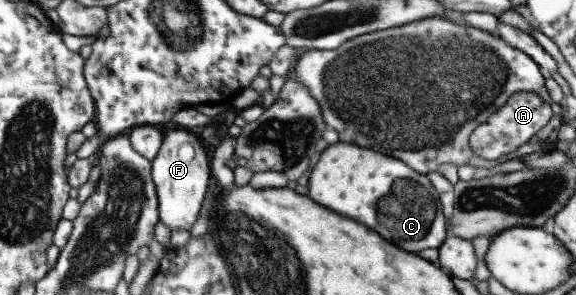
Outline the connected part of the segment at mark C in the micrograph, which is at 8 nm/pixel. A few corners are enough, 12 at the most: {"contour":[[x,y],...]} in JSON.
{"contour":[[334,143],[306,187],[314,203],[402,251],[448,236],[425,175]]}

